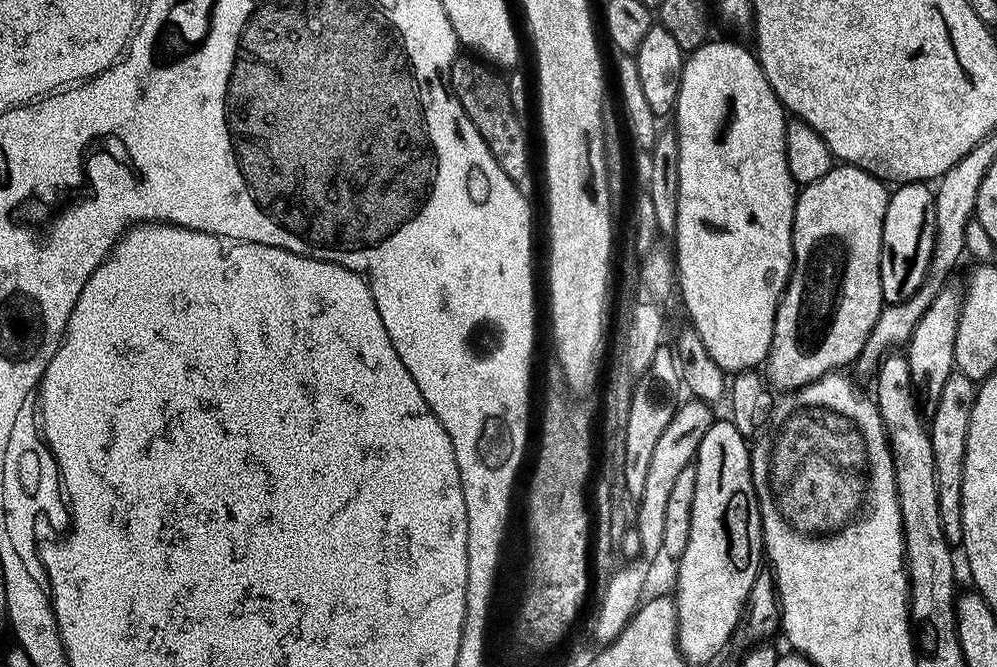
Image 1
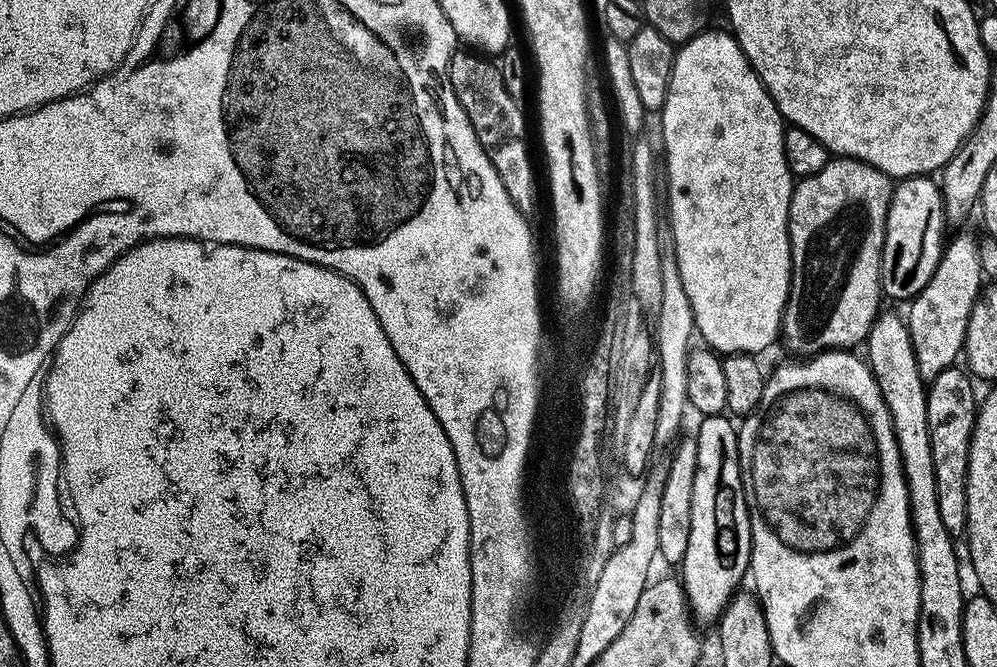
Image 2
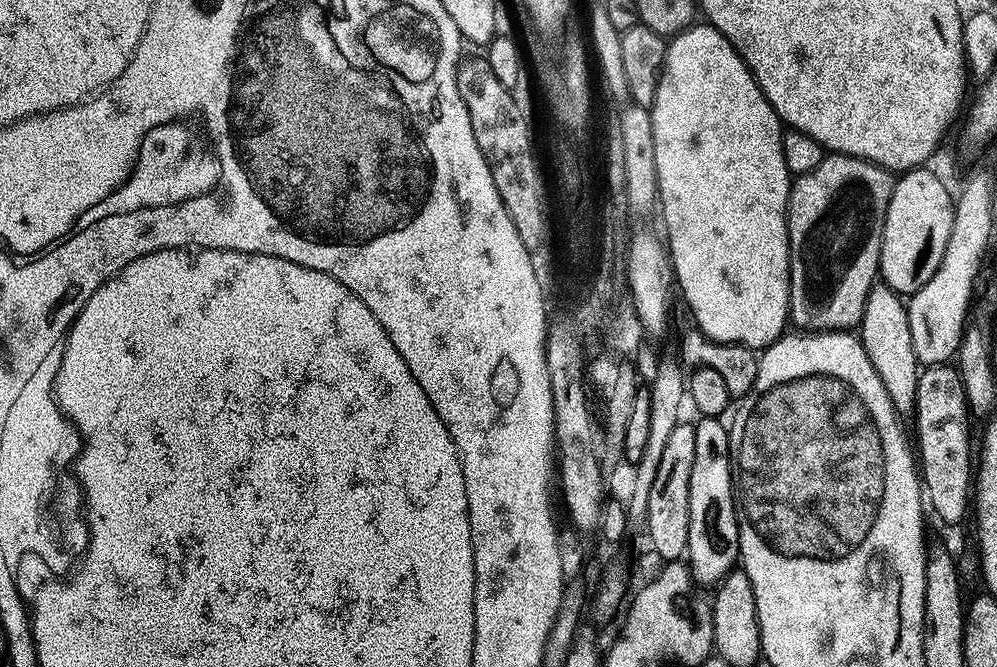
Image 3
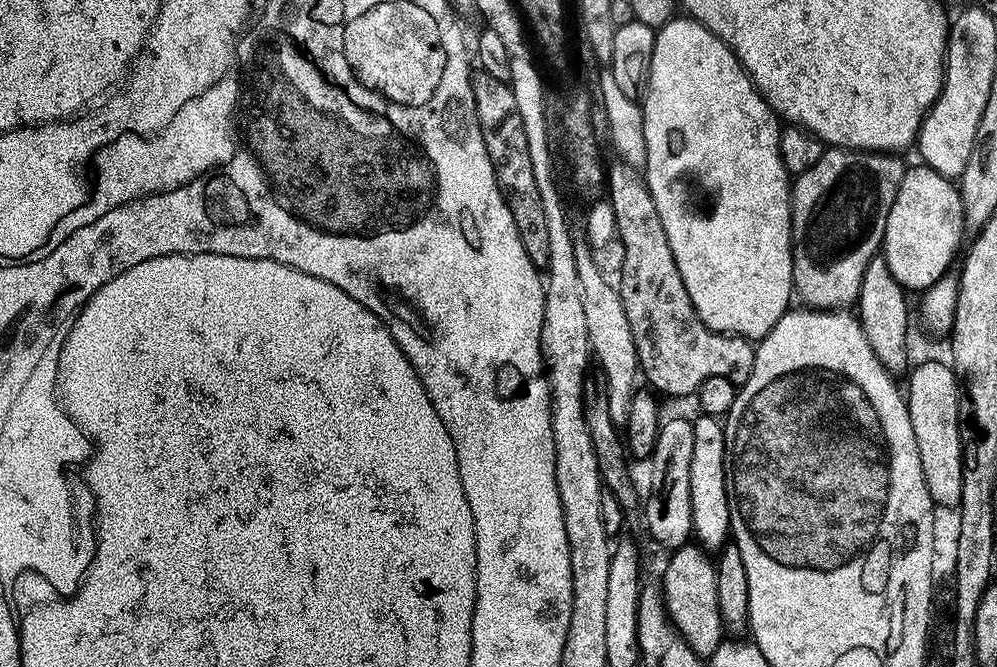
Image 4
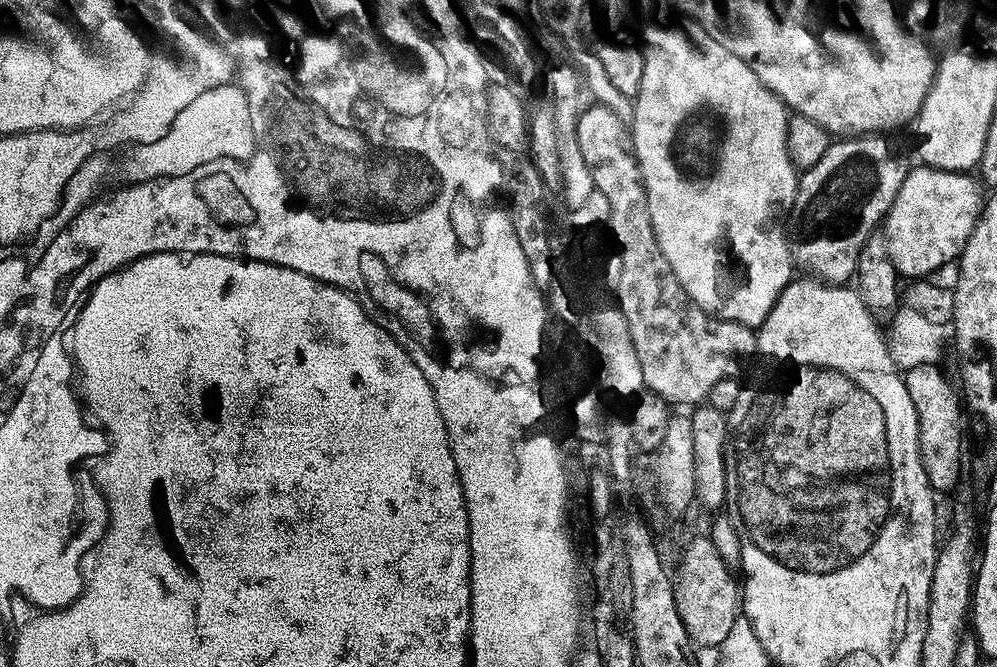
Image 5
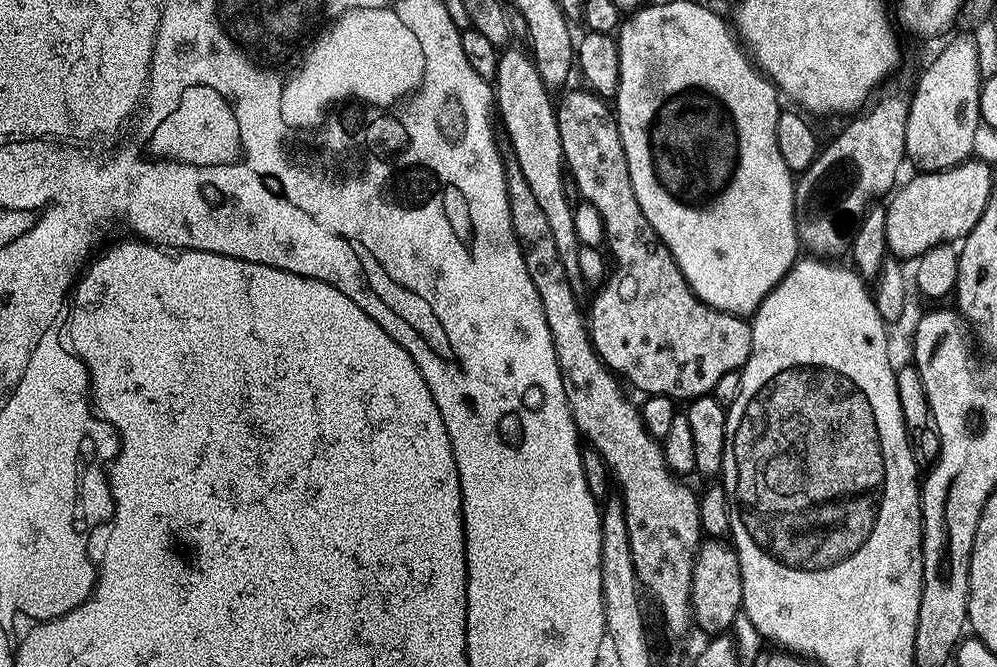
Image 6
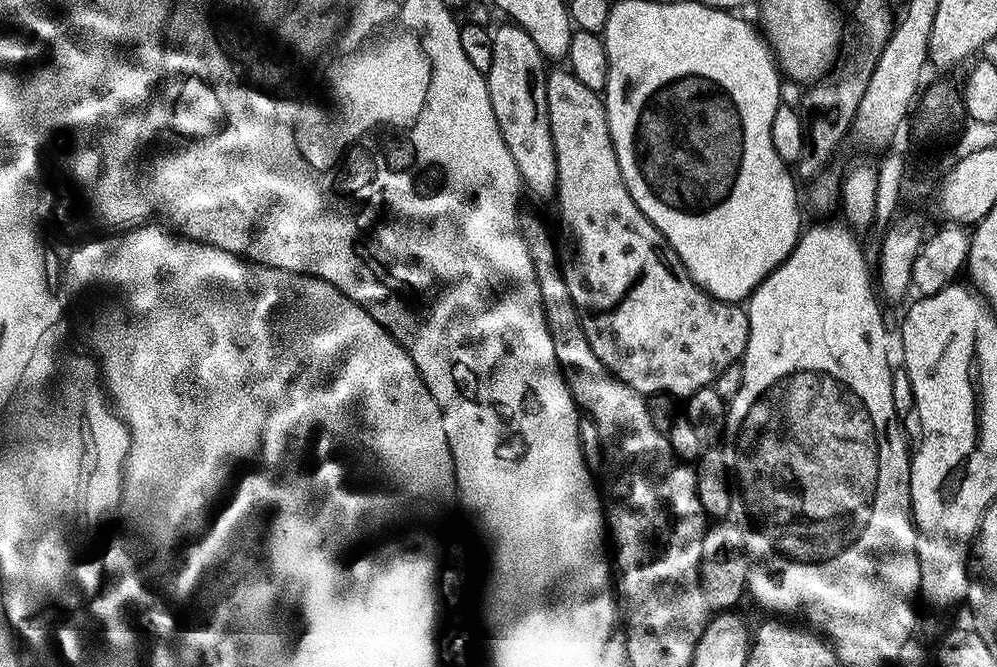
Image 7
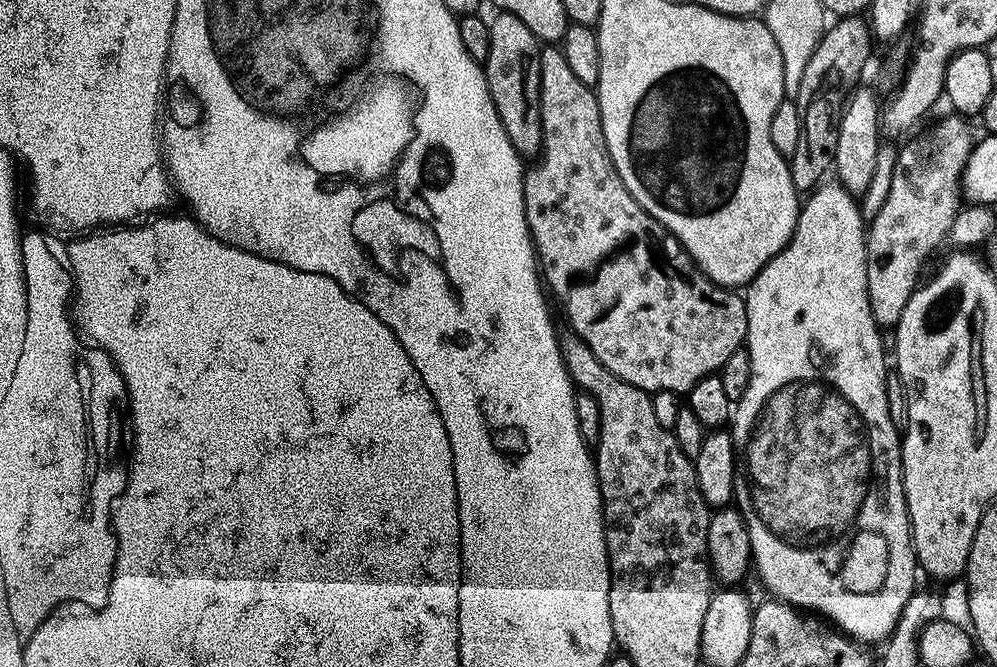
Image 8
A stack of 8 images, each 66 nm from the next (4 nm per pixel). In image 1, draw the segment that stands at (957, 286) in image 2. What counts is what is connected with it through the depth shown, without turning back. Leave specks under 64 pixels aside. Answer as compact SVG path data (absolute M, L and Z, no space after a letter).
M954 284L946 285L919 319L918 326L906 345L912 387L923 407L936 406L943 396L947 378L954 371L954 337L957 334L962 304L963 291L954 287Z

